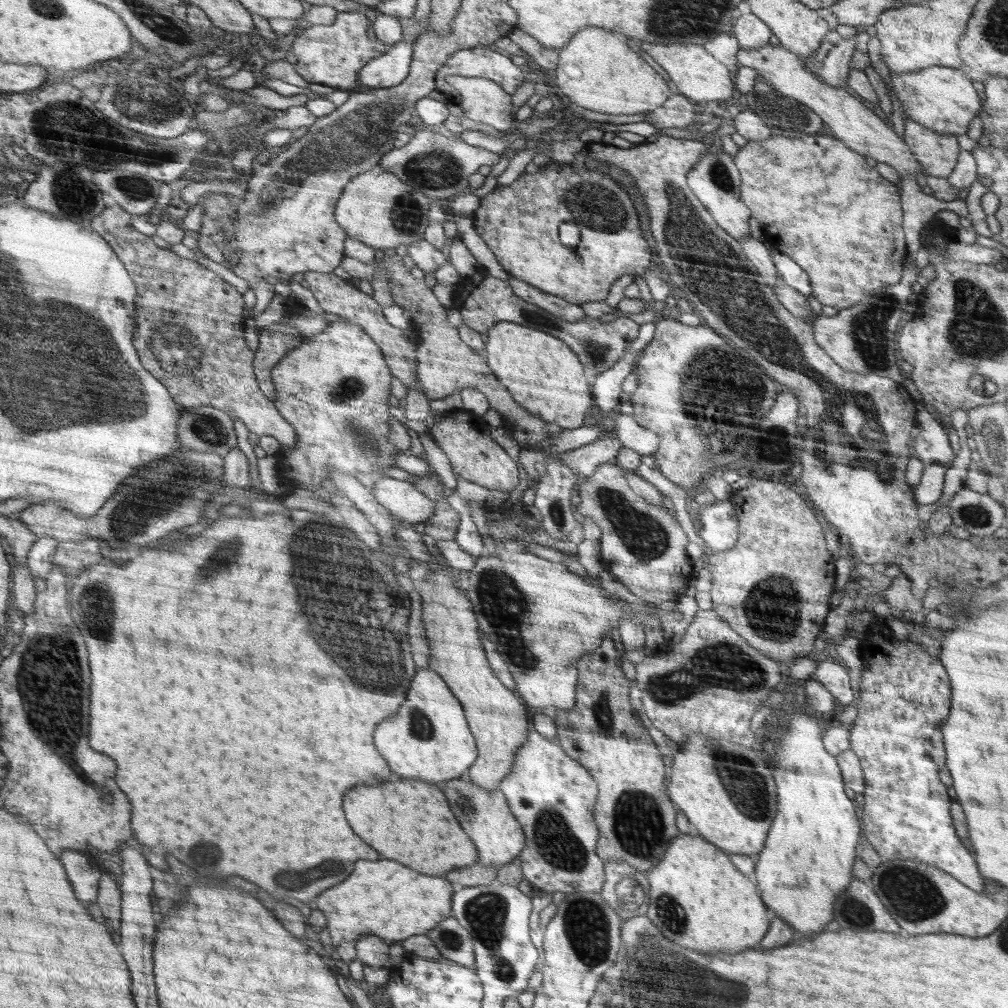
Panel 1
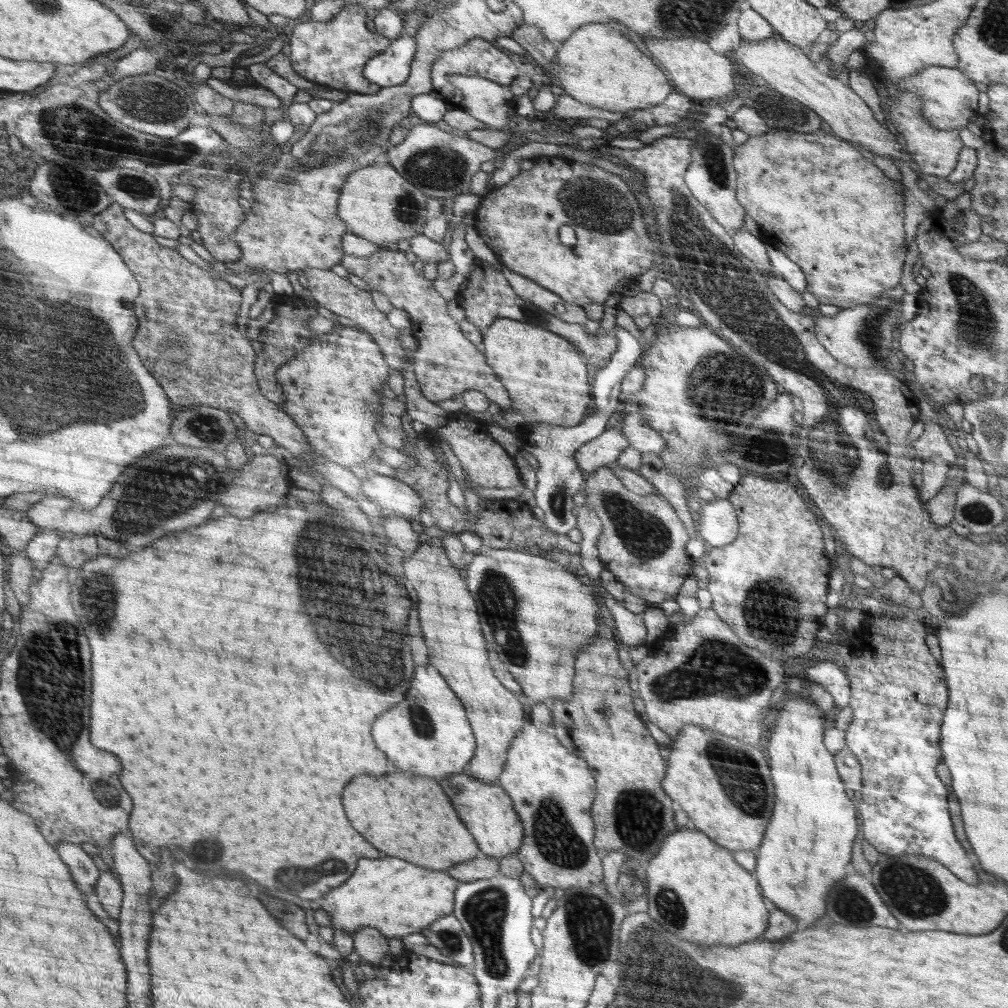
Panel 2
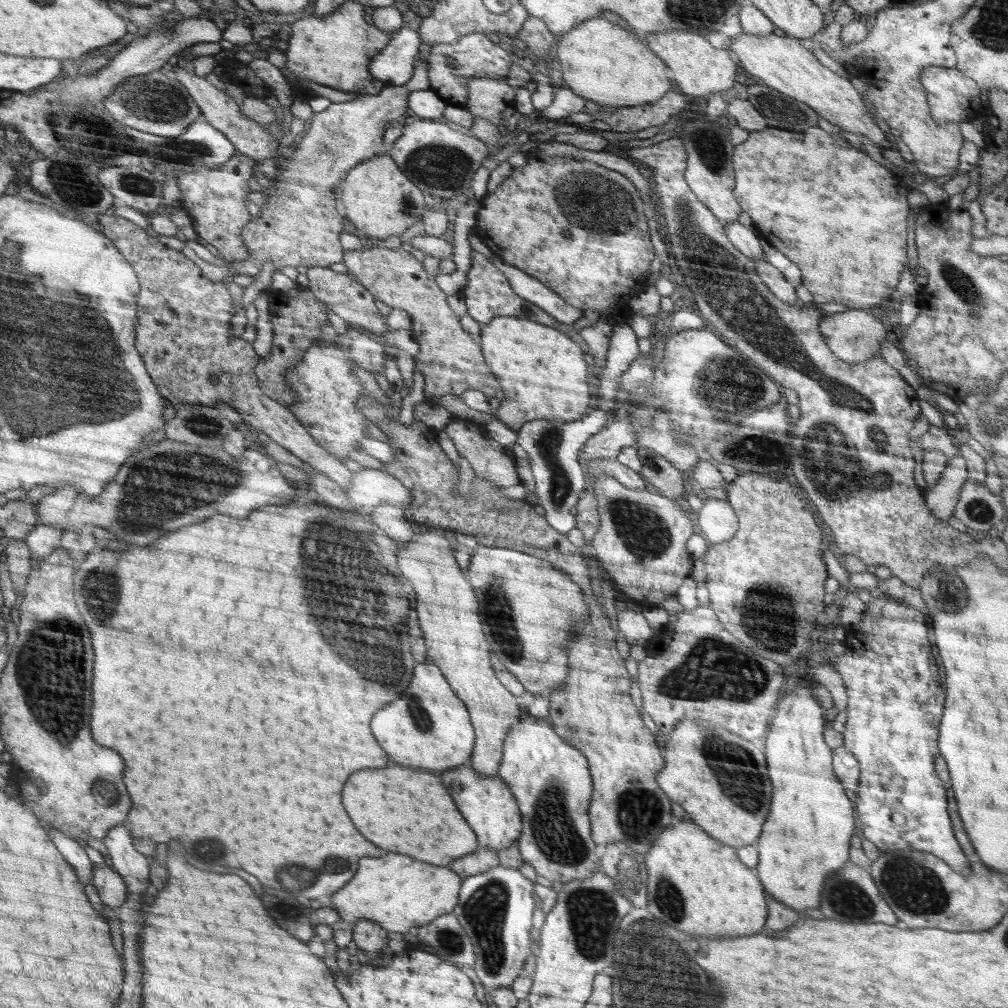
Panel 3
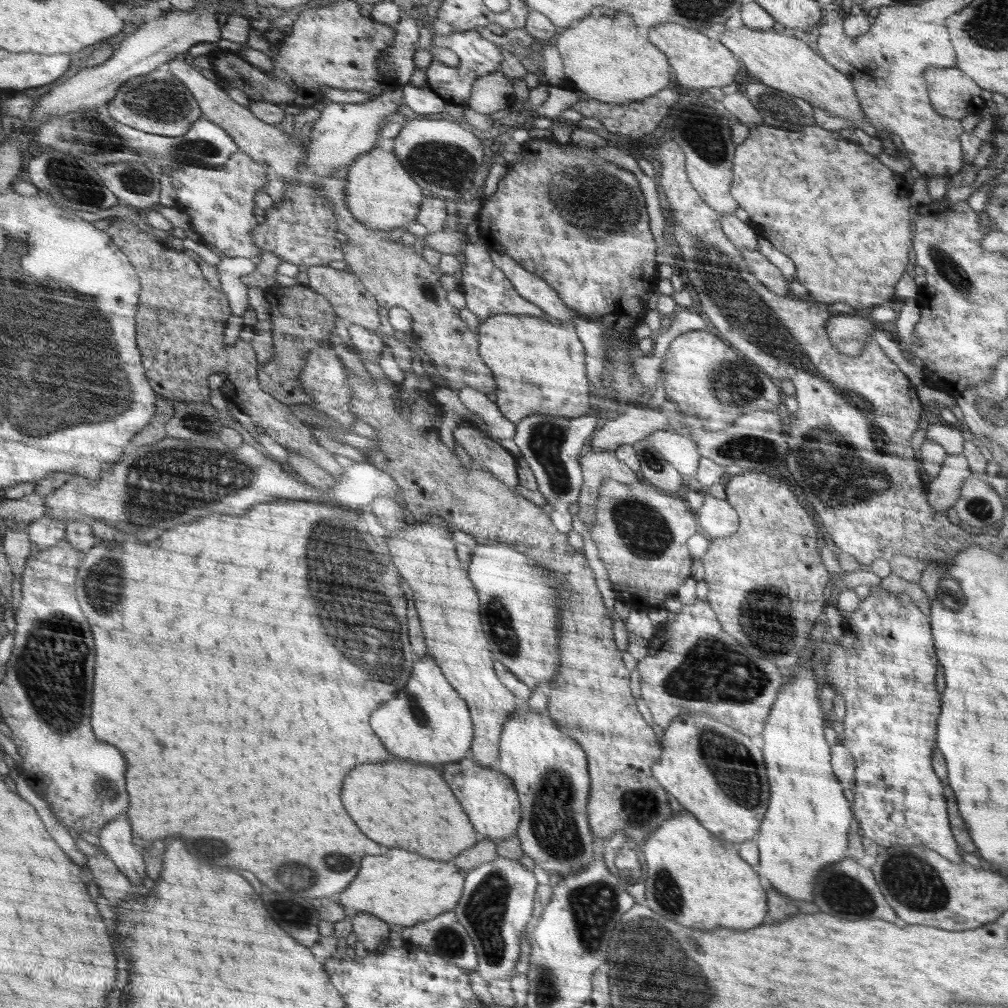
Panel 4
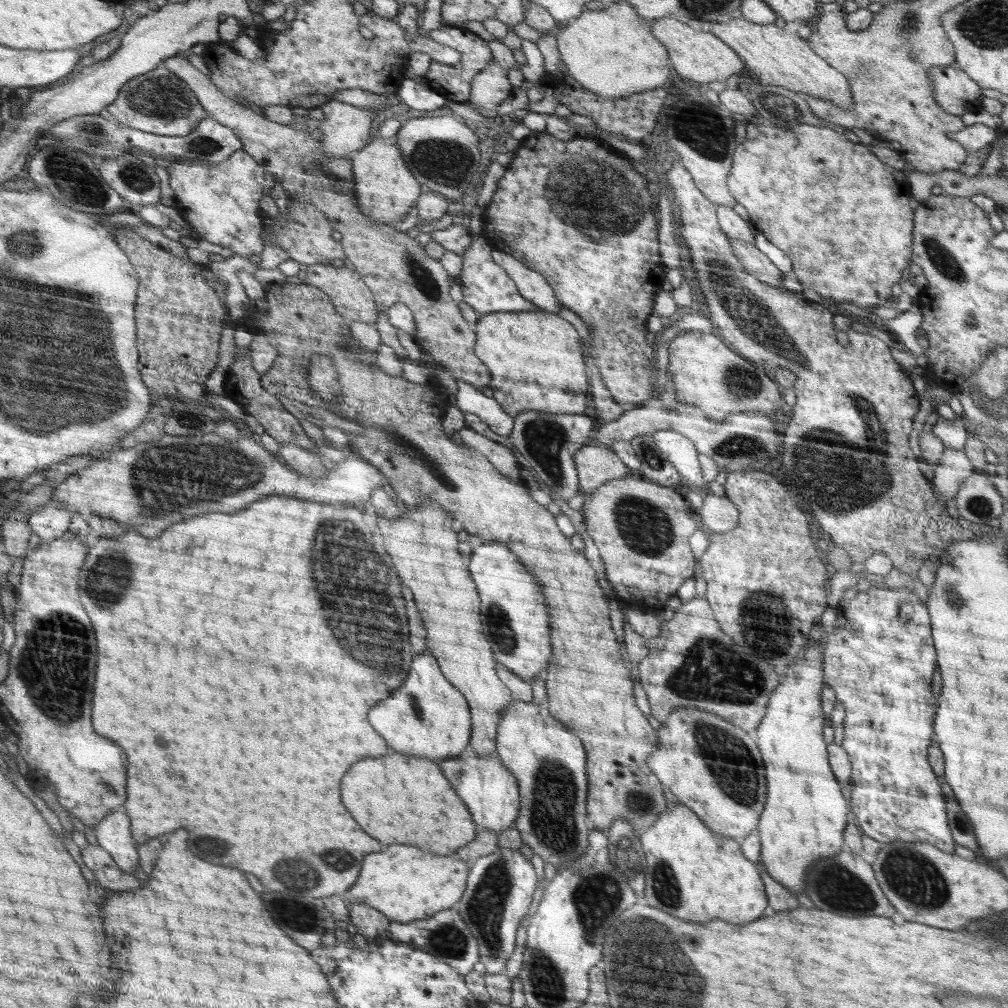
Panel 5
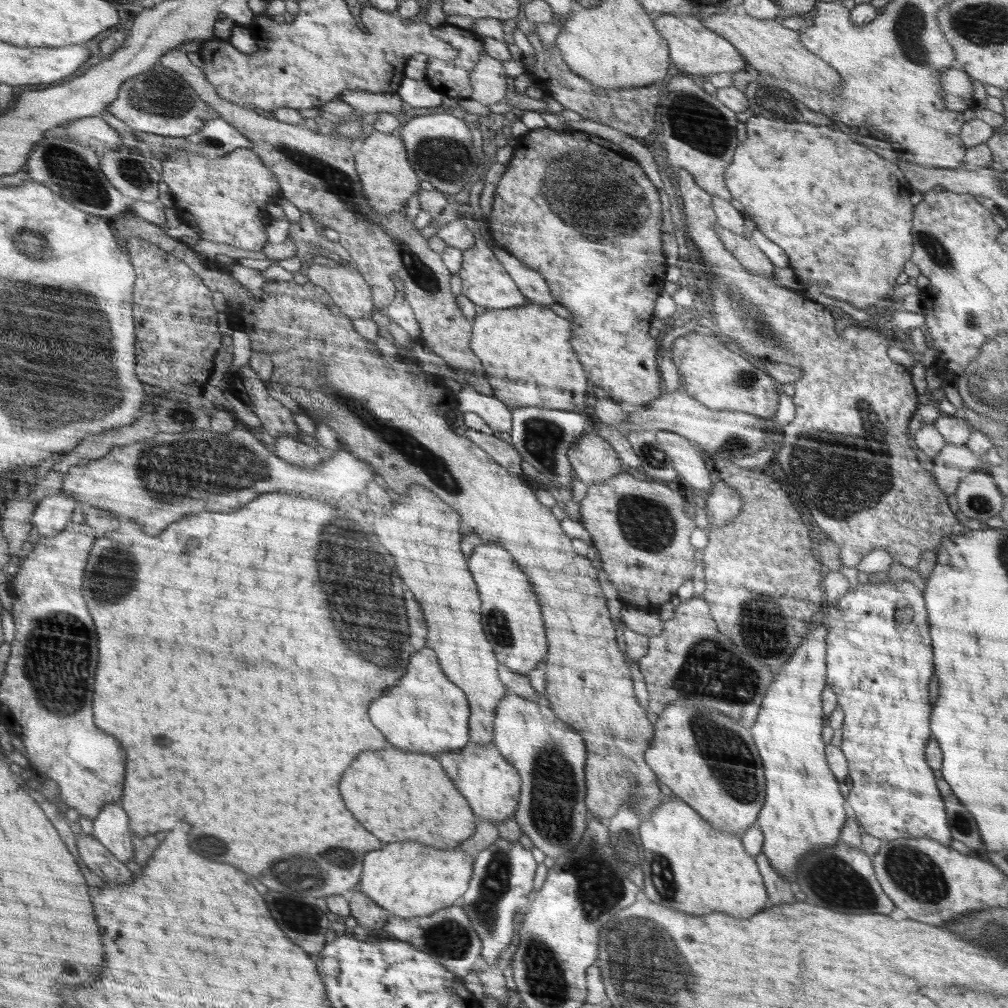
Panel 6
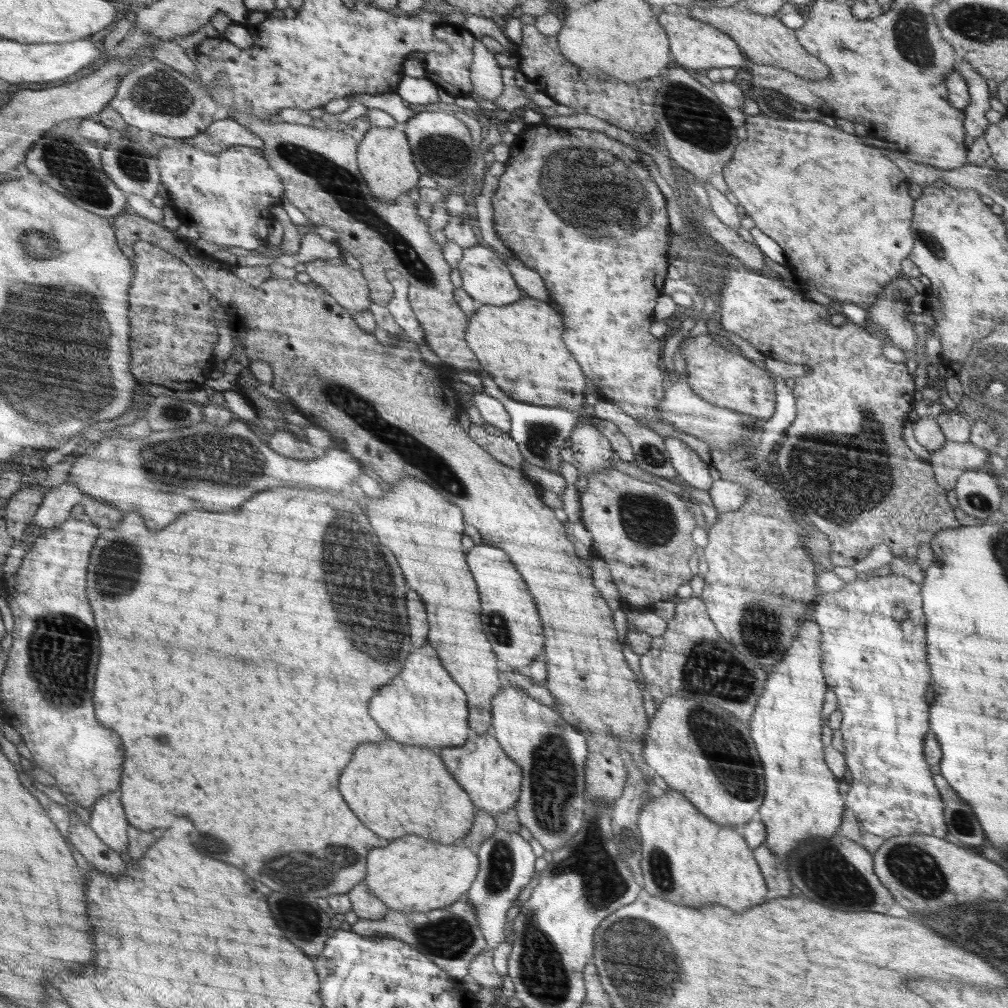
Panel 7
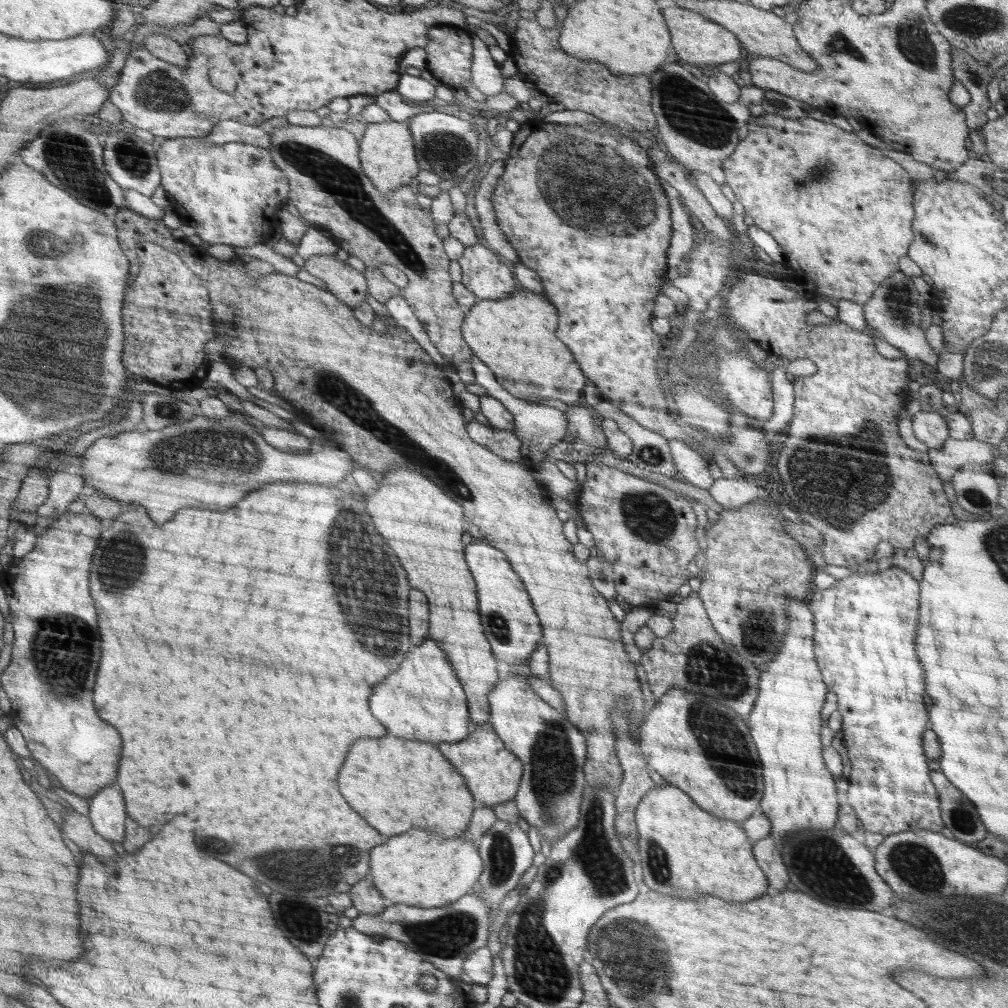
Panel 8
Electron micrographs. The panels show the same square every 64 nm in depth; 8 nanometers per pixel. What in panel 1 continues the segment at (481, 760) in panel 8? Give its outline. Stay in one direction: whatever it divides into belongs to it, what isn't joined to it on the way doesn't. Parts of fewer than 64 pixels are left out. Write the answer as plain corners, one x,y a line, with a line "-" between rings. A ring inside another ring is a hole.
461,777
444,783
442,792
446,794
448,800
452,800
448,802
452,814
456,816
458,824
462,826
462,830
468,834
468,838
477,848
478,864
493,866
494,869
499,870
504,864
515,860
523,851
522,826
514,819
514,814
510,813
507,797
498,788
496,790
480,788
468,778

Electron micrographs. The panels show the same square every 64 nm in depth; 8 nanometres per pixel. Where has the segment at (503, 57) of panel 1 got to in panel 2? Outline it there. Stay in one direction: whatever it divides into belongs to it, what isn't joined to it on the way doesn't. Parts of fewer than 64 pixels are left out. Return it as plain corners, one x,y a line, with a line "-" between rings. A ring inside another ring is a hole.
473,38
454,50
446,50
439,58
431,70
431,83
434,85
433,90
442,94
447,103
458,106
462,103
463,94
453,85
451,76
468,75
481,76
488,80
493,80
502,86
510,86
514,78
518,76
519,70
512,62
512,59
498,46
481,38

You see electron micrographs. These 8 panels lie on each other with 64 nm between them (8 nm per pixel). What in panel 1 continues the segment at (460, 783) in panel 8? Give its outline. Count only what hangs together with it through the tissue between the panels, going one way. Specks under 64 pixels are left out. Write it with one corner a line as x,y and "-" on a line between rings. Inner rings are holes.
402,778
394,782
394,790
392,782
380,786
356,786
344,796
344,812
348,812
352,828
356,828
372,848
380,848
384,858
400,860
400,864
408,864
410,868
416,868
416,872
440,876
444,872
471,867
479,859
477,848
458,826
444,794
432,784
-
392,796
400,806
392,804

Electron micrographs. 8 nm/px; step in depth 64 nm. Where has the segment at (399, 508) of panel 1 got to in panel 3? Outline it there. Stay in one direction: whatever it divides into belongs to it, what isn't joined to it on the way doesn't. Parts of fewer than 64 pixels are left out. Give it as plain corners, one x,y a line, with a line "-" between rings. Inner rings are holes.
364,467
352,472
351,486
344,488
344,492
359,510
388,503
406,511
412,500
409,490
396,477
386,471

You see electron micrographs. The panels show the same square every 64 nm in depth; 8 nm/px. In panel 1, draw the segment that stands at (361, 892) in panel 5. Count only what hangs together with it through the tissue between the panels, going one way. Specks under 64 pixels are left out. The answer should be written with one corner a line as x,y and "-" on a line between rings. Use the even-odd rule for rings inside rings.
394,860
356,862
356,870
342,882
322,892
316,900
318,910
326,919
332,944
342,940
356,942
364,934
380,936
386,944
404,941
415,934
426,934
450,917
455,889
440,876
418,874

